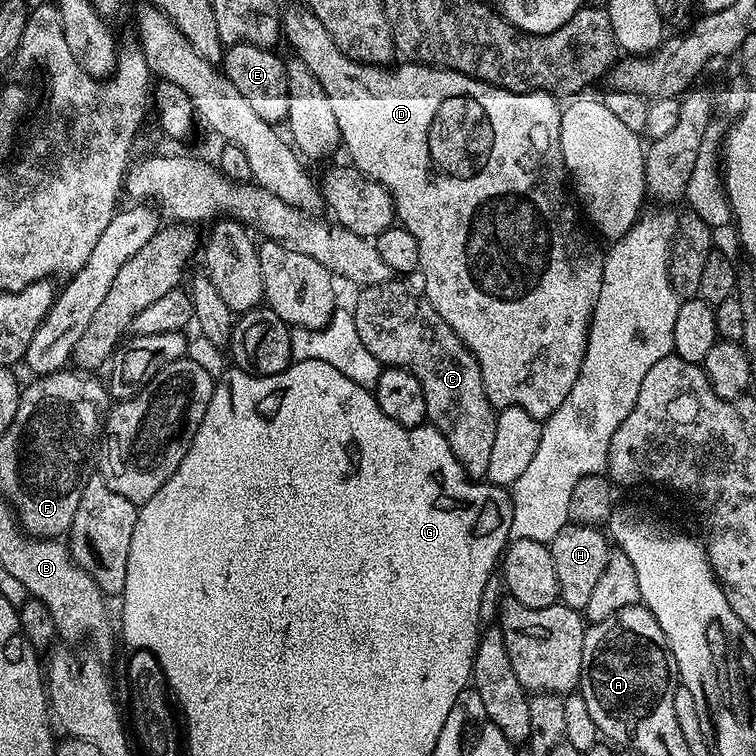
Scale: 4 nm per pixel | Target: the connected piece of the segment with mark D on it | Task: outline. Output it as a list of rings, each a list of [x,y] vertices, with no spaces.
[[[304,6],[283,9],[282,36],[285,41],[288,39],[289,46],[296,51],[293,52],[295,59],[306,62],[306,70],[310,70],[310,74],[318,78],[322,90],[326,90],[326,98],[330,98],[330,107],[338,122],[343,151],[348,151],[348,156],[352,159],[349,160],[351,167],[358,169],[362,175],[377,180],[392,195],[396,220],[406,230],[410,230],[410,234],[414,234],[418,241],[418,272],[419,275],[424,275],[422,295],[434,306],[434,310],[438,310],[438,314],[442,314],[446,326],[450,326],[450,330],[454,330],[454,334],[458,334],[458,338],[472,351],[493,408],[501,410],[506,407],[521,407],[537,418],[547,418],[550,414],[559,412],[578,378],[578,370],[582,370],[588,327],[592,321],[594,306],[598,302],[598,290],[602,290],[605,258],[602,248],[600,252],[599,246],[588,237],[589,229],[582,223],[581,213],[570,195],[570,184],[566,179],[562,158],[561,101],[549,92],[511,92],[475,80],[461,72],[454,72],[451,68],[434,68],[430,64],[400,62],[400,65],[397,63],[393,68],[379,64],[359,64],[357,60],[351,60],[346,54],[342,54],[338,46],[334,46],[334,38],[326,34],[326,26],[322,26],[316,15]]]

